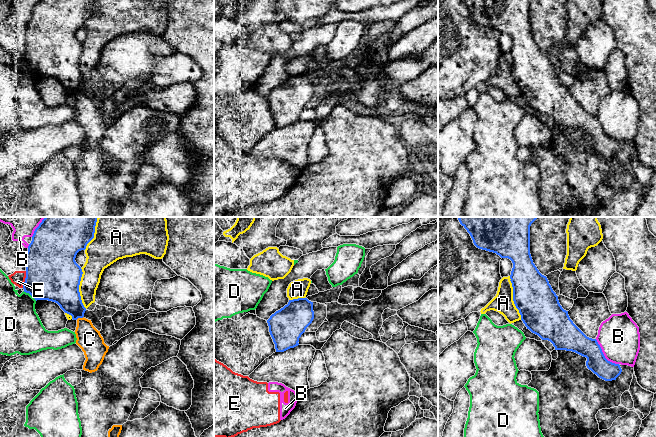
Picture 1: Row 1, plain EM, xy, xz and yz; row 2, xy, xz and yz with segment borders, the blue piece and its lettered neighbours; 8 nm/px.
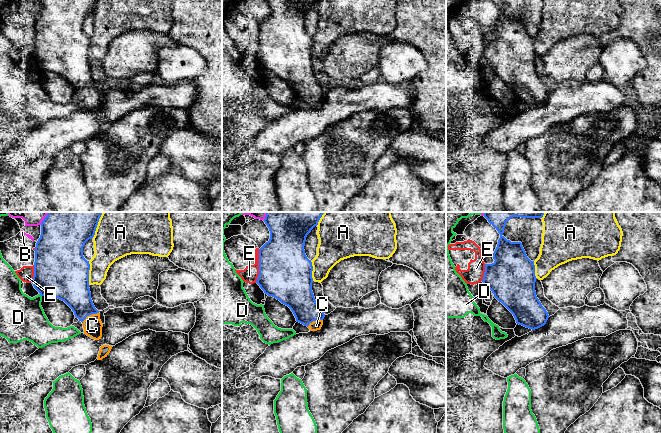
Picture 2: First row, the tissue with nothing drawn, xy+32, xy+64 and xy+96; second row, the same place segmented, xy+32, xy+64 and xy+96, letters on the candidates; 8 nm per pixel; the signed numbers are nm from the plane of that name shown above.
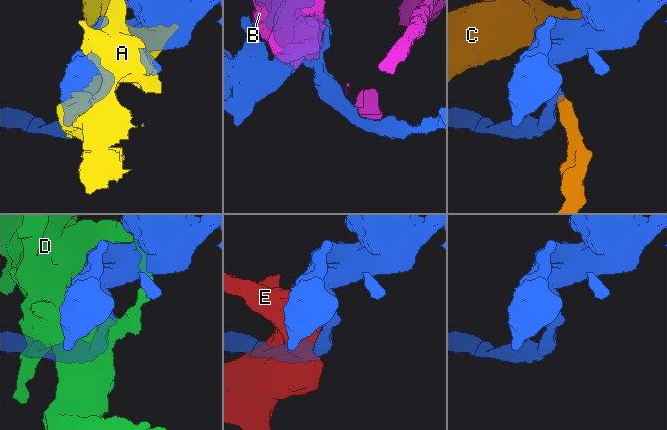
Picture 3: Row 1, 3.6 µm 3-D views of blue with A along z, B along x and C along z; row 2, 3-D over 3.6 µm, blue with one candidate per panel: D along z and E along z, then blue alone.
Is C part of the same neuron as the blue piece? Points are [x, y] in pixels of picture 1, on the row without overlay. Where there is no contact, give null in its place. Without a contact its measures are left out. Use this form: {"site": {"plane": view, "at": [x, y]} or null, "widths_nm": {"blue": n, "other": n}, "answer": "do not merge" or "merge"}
{"site": {"plane": "xy", "at": [79, 93]}, "widths_nm": {"blue": 240, "other": 200}, "answer": "merge"}

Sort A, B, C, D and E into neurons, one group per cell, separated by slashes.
A / B E / C / D

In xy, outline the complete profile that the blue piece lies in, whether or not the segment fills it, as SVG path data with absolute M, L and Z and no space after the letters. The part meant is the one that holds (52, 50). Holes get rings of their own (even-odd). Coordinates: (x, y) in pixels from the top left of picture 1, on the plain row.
M39 0L26 29L26 54L23 60L24 68L29 69L36 77L55 78L77 97L76 120L86 134L83 146L90 149L98 146L109 122L104 119L100 107L93 102L91 96L84 93L86 84L79 68L83 48L75 34L77 29L85 26L87 20L94 14L95 2L96 0Z

